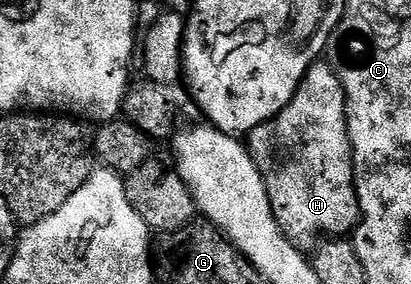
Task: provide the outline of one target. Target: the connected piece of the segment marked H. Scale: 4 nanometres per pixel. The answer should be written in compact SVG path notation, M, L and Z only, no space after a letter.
M312 65L288 106L274 119L262 123L247 134L246 144L248 153L266 183L274 219L289 241L305 247L319 233L348 235L359 225L360 201L356 197L356 186L352 180L352 144L348 138L346 99L340 76L331 65Z

